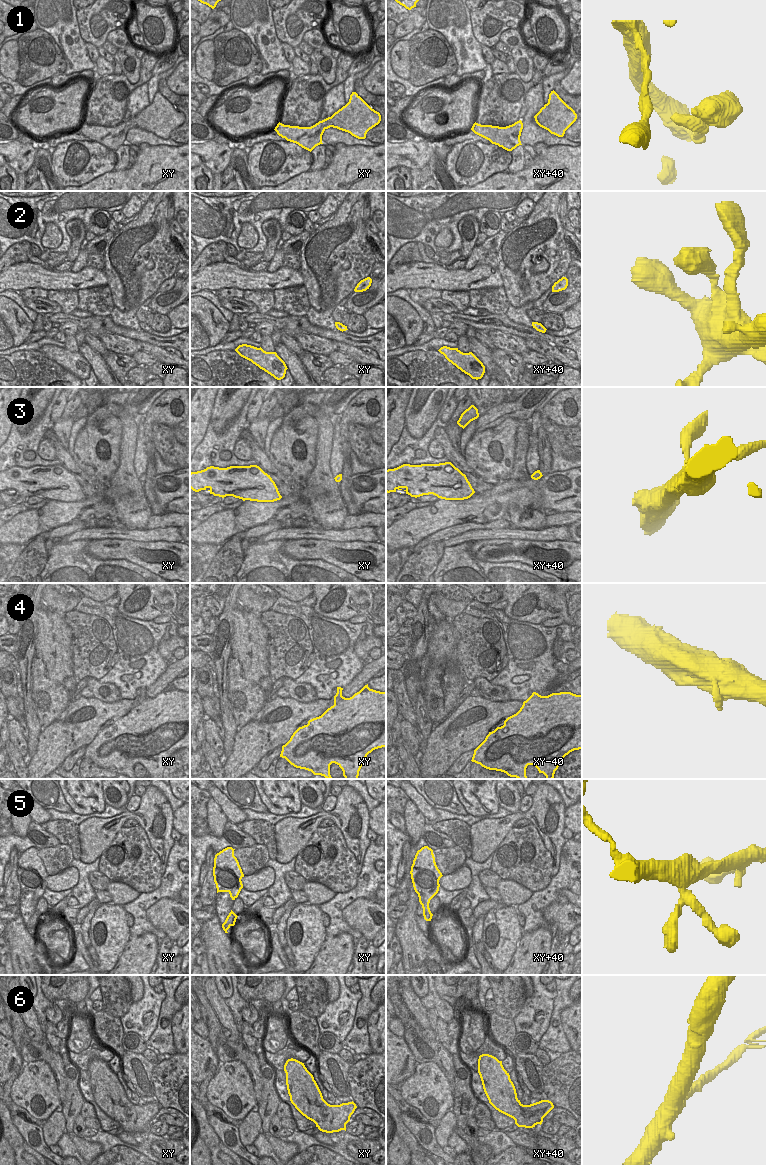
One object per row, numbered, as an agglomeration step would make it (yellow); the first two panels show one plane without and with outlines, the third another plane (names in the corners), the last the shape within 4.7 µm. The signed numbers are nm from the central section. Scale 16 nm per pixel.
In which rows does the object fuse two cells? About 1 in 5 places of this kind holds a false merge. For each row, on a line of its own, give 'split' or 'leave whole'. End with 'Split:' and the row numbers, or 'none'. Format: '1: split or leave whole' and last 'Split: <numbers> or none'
1: leave whole
2: leave whole
3: leave whole
4: leave whole
5: leave whole
6: leave whole
Split: none

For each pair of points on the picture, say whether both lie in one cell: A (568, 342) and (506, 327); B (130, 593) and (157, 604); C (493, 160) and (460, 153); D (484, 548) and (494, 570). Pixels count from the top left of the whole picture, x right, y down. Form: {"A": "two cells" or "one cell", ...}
{"A": "one cell", "B": "one cell", "C": "one cell", "D": "two cells"}

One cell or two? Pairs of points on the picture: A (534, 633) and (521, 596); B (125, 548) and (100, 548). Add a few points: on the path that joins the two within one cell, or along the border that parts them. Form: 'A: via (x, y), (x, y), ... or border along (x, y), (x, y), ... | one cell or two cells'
A: border along (508, 617), (523, 622), (541, 623) | two cells
B: via (119, 548), (106, 548) | one cell

